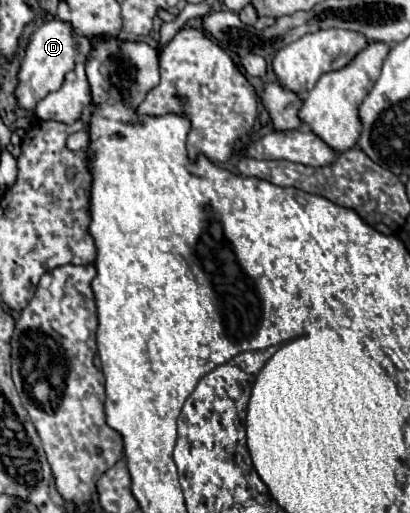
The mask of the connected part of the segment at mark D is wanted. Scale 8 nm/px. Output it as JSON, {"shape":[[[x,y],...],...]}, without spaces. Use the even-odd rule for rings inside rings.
{"shape":[[[50,20],[50,22],[44,22],[38,26],[38,30],[32,34],[30,38],[30,44],[26,48],[26,54],[24,54],[24,60],[22,60],[22,66],[20,66],[20,74],[18,74],[18,90],[16,90],[16,96],[18,96],[18,102],[22,108],[26,110],[34,110],[36,104],[48,94],[48,92],[54,92],[62,86],[64,82],[64,76],[74,68],[74,62],[76,62],[76,56],[78,54],[88,54],[90,50],[90,40],[86,36],[78,36],[74,30],[72,30],[72,24],[70,22],[64,22],[64,20]]]}

